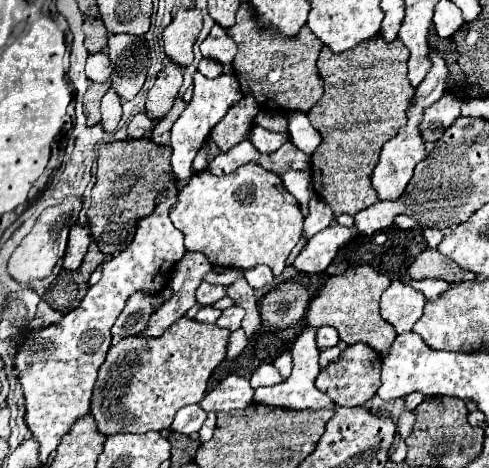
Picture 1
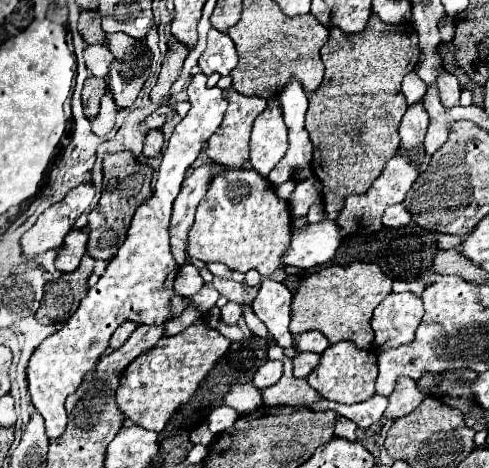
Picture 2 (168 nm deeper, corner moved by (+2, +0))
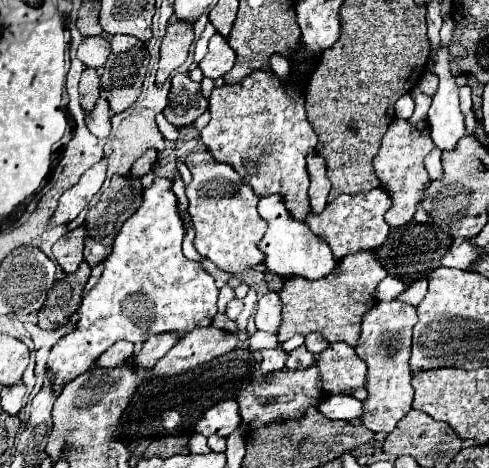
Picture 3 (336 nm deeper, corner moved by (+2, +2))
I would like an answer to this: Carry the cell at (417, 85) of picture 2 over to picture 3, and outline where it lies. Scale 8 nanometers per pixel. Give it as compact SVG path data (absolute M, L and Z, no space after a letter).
M404 94L404 96L396 102L396 116L408 120L408 118L412 116L412 112L414 112L414 100L410 98L410 94Z

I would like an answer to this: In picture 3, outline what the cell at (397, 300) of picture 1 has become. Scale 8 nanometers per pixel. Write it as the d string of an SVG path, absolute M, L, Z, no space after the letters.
M378 302L362 316L360 340L356 344L356 354L366 362L366 400L362 402L364 414L360 416L362 426L372 432L392 432L400 418L412 410L412 384L410 384L410 348L412 348L412 328L418 322L416 308L400 302Z

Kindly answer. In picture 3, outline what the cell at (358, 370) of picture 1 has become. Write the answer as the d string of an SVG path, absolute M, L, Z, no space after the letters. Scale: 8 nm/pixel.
M344 342L330 344L316 362L324 392L328 394L342 394L344 390L362 388L366 382L366 364L352 346Z

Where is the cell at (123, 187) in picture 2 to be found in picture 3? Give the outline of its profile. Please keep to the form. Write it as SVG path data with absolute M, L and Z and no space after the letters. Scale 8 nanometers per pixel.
M114 176L110 186L102 192L100 202L88 210L86 214L86 246L84 246L84 260L90 266L96 266L106 260L106 256L112 252L112 242L118 234L118 230L124 226L124 222L132 216L134 210L142 204L142 184L138 178L126 178L126 176Z

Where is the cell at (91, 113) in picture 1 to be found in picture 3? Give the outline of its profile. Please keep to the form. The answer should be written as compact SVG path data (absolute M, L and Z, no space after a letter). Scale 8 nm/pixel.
M84 68L80 78L80 104L86 112L90 112L100 96L100 76L94 68Z

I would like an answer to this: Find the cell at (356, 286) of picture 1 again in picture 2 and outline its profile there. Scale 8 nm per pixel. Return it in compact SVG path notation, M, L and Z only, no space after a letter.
M354 262L346 268L322 268L304 278L298 292L294 294L290 330L294 330L294 334L320 330L332 344L340 340L350 340L358 348L372 348L374 330L370 330L370 314L390 292L392 280L376 264Z

